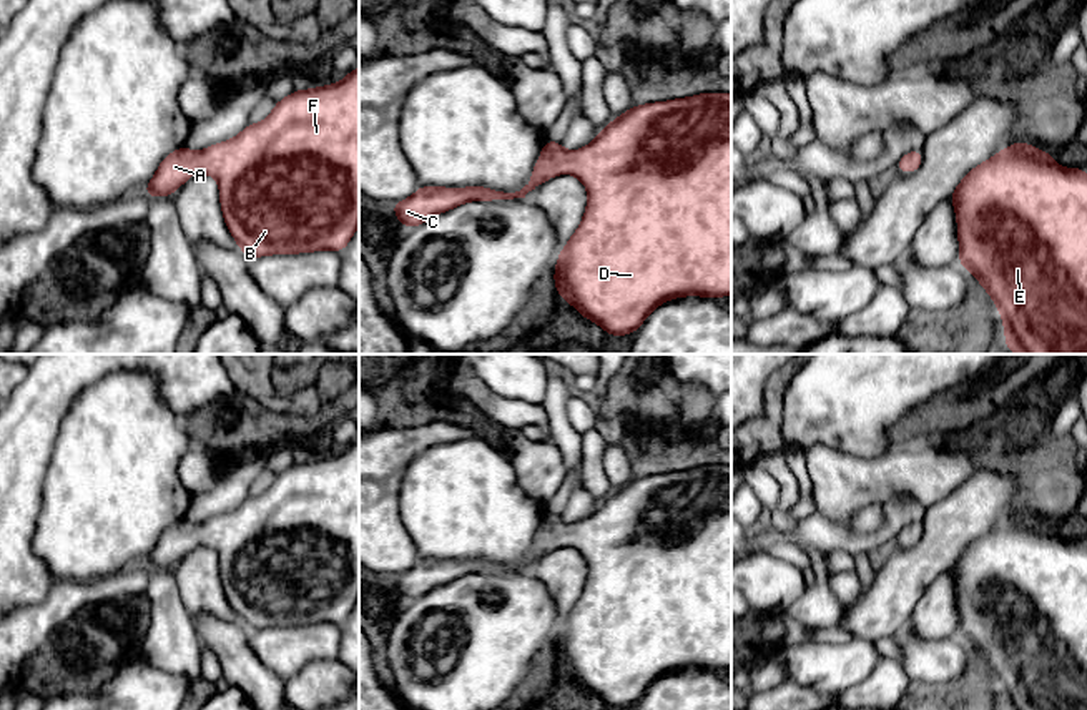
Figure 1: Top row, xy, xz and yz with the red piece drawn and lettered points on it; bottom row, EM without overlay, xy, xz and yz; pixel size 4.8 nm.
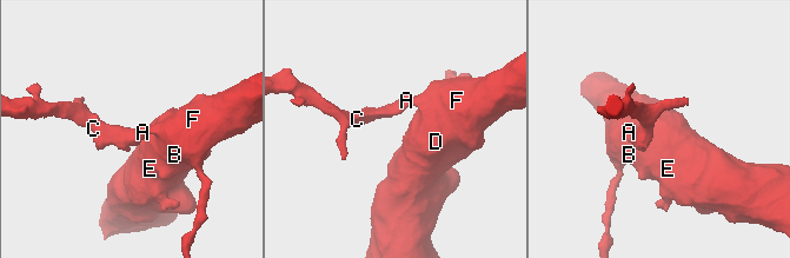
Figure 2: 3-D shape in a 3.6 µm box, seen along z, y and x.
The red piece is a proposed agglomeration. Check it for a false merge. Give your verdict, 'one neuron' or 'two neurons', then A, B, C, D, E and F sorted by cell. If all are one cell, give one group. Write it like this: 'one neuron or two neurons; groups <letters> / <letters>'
one neuron; groups A B C D E F

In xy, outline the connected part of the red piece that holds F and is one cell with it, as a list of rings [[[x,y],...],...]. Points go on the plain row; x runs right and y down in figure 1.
[[[359,439],[336,457],[293,464],[274,477],[271,487],[264,494],[249,496],[238,509],[228,514],[211,517],[201,524],[191,524],[186,519],[175,522],[163,530],[155,549],[141,565],[148,567],[150,570],[171,569],[184,554],[189,552],[193,545],[211,547],[219,555],[223,592],[229,602],[229,607],[236,612],[239,622],[248,630],[312,625],[321,622],[341,625],[349,617],[356,600],[359,599]]]

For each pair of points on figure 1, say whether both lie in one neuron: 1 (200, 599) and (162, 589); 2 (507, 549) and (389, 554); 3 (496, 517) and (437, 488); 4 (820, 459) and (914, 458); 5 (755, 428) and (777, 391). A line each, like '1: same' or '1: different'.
1: different
2: different
3: same
4: same
5: same

